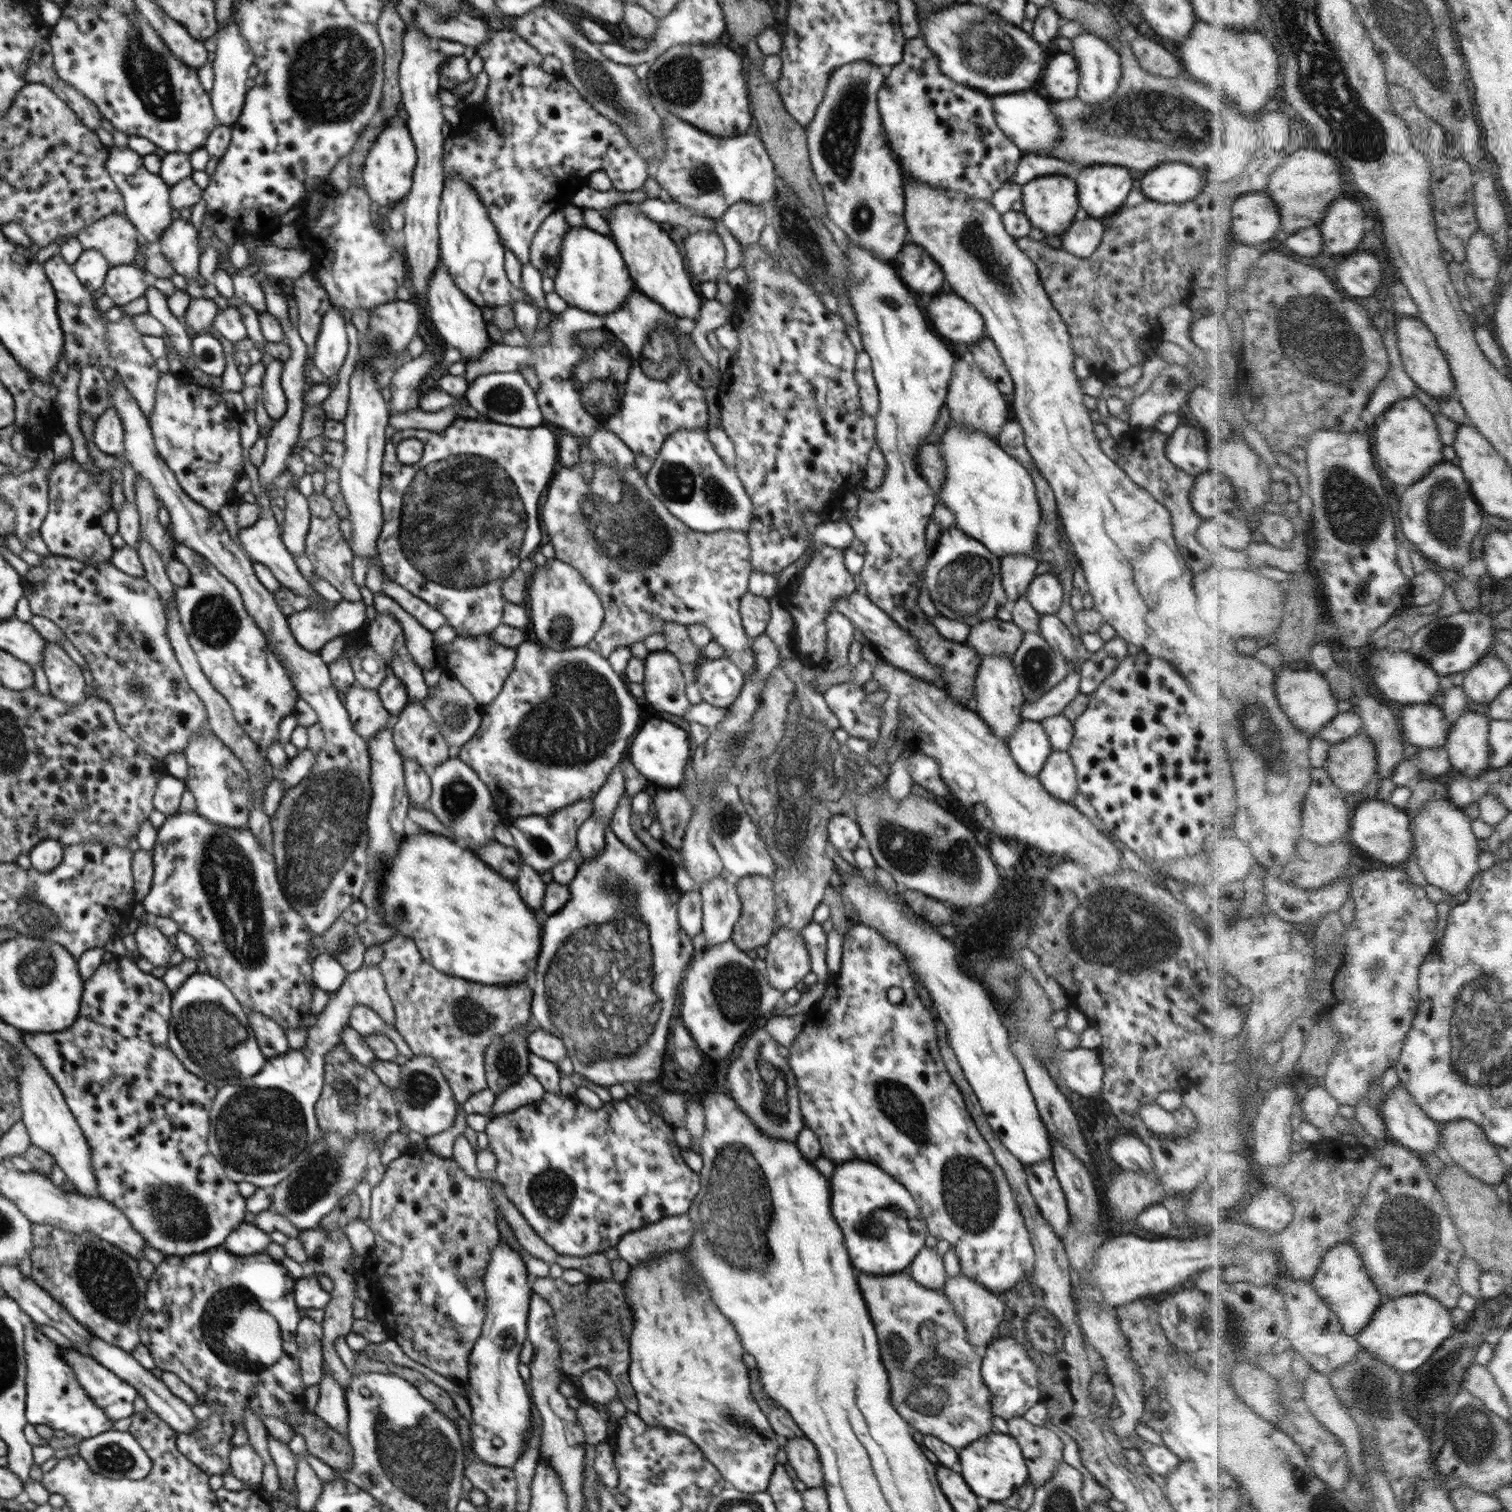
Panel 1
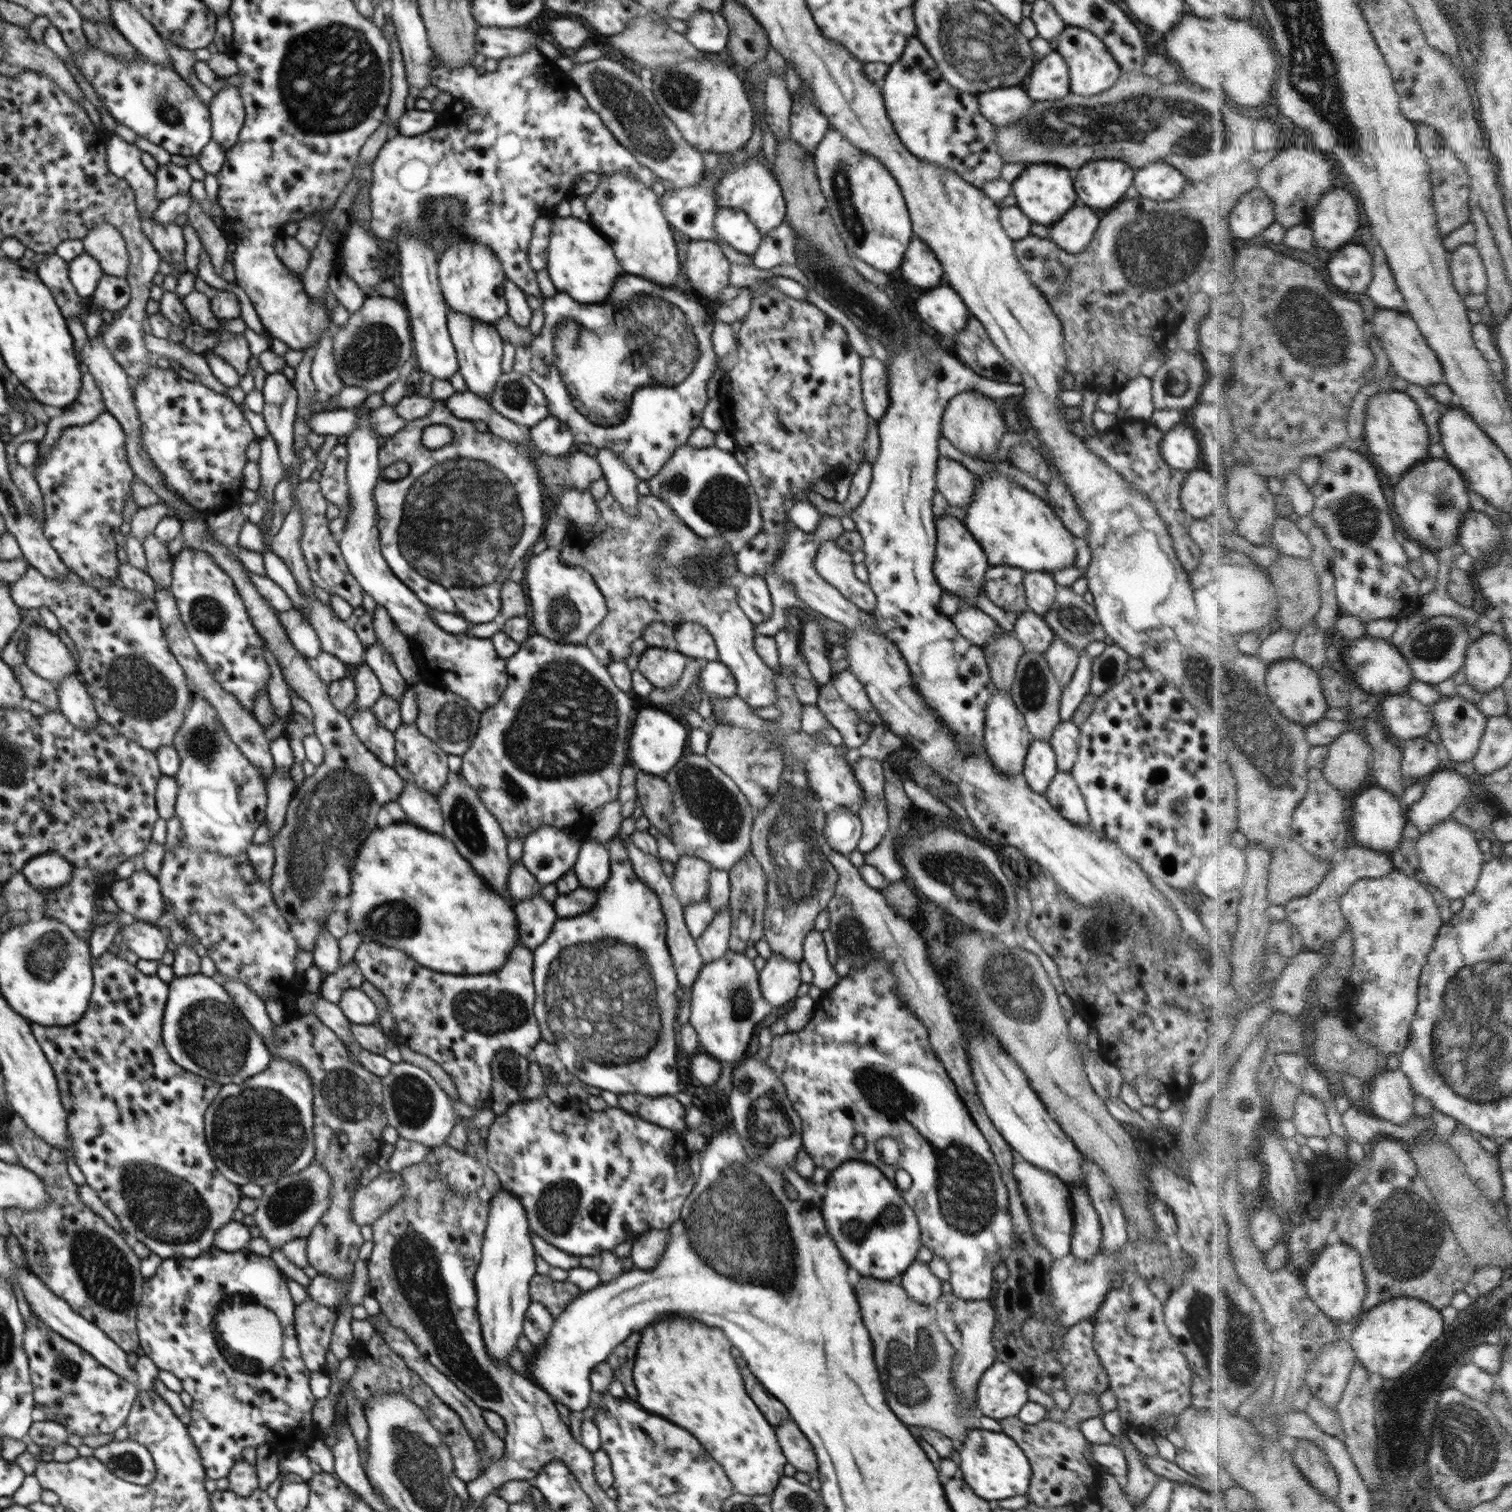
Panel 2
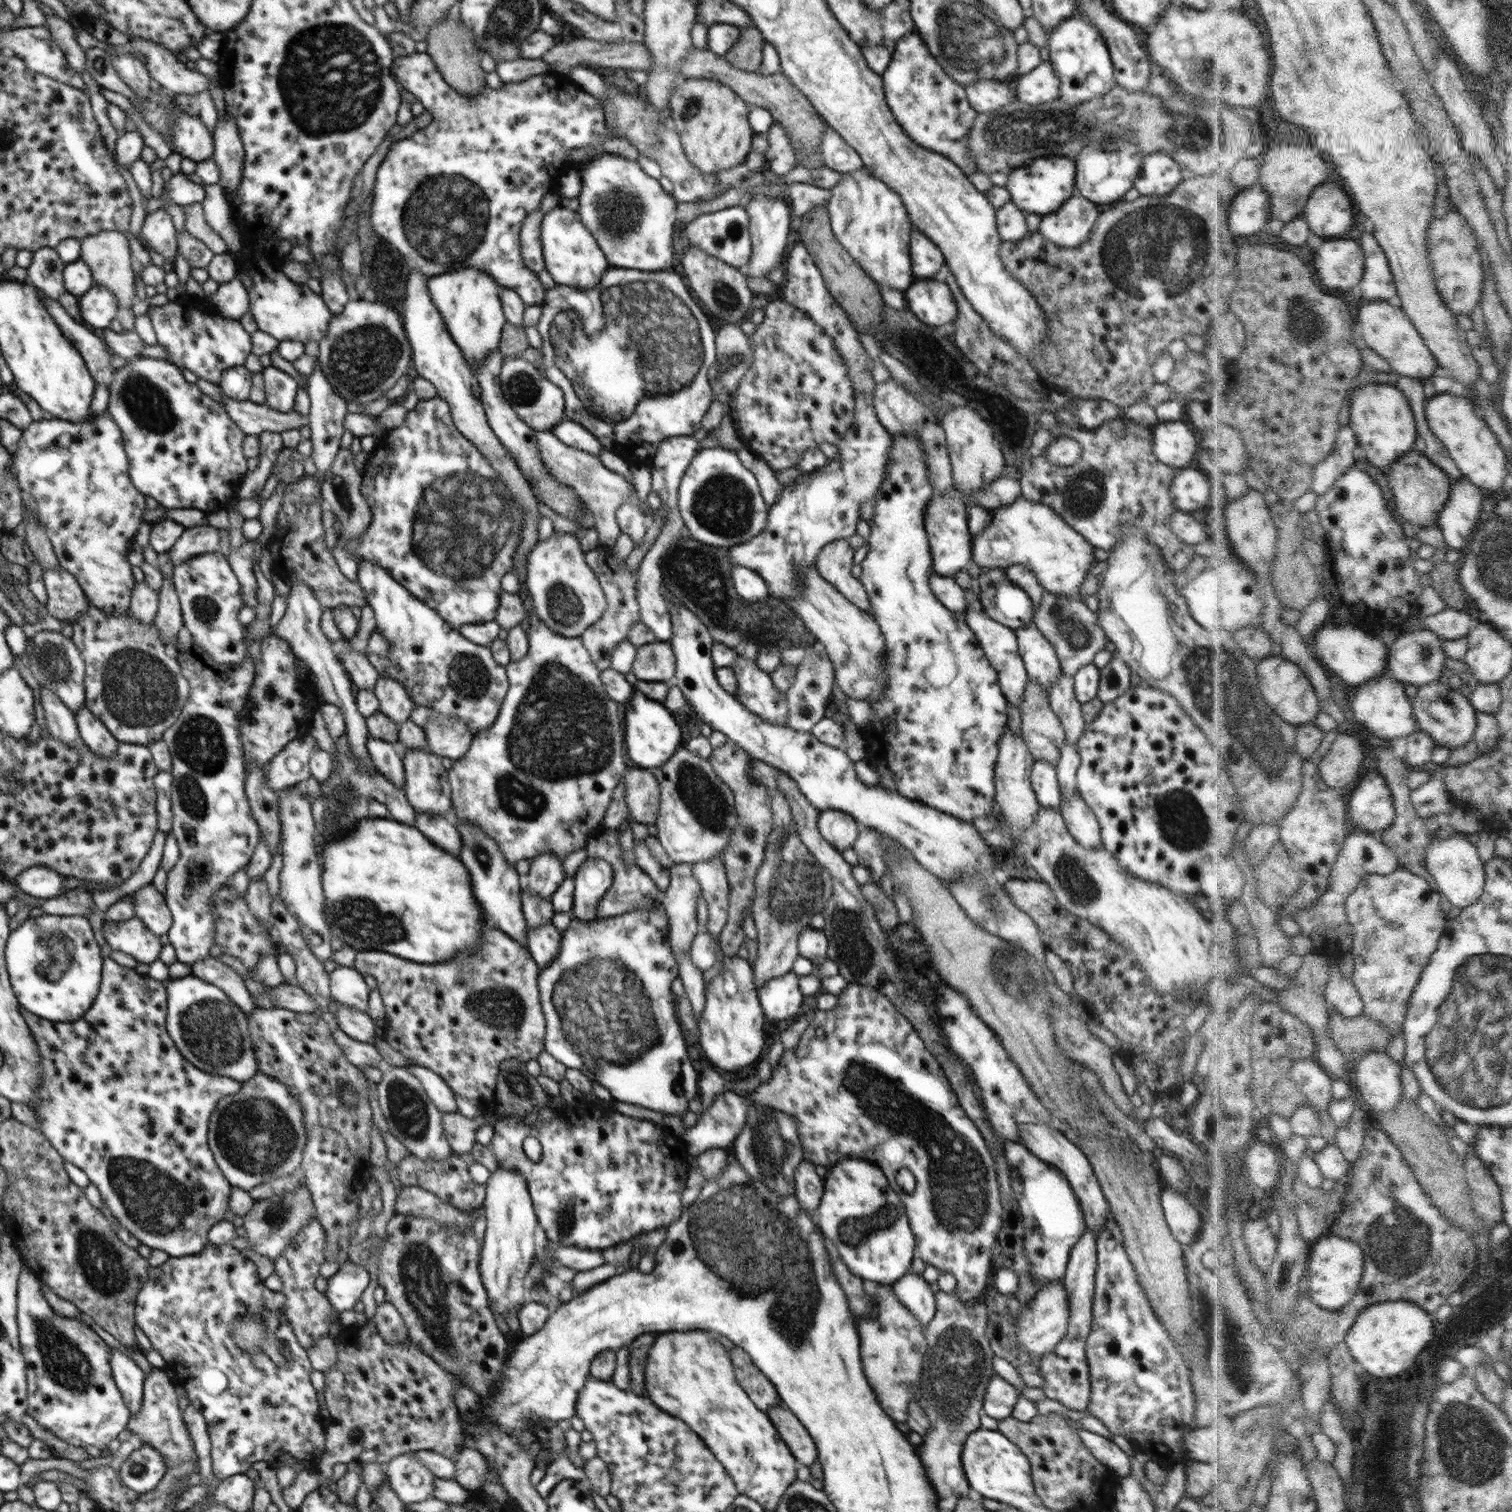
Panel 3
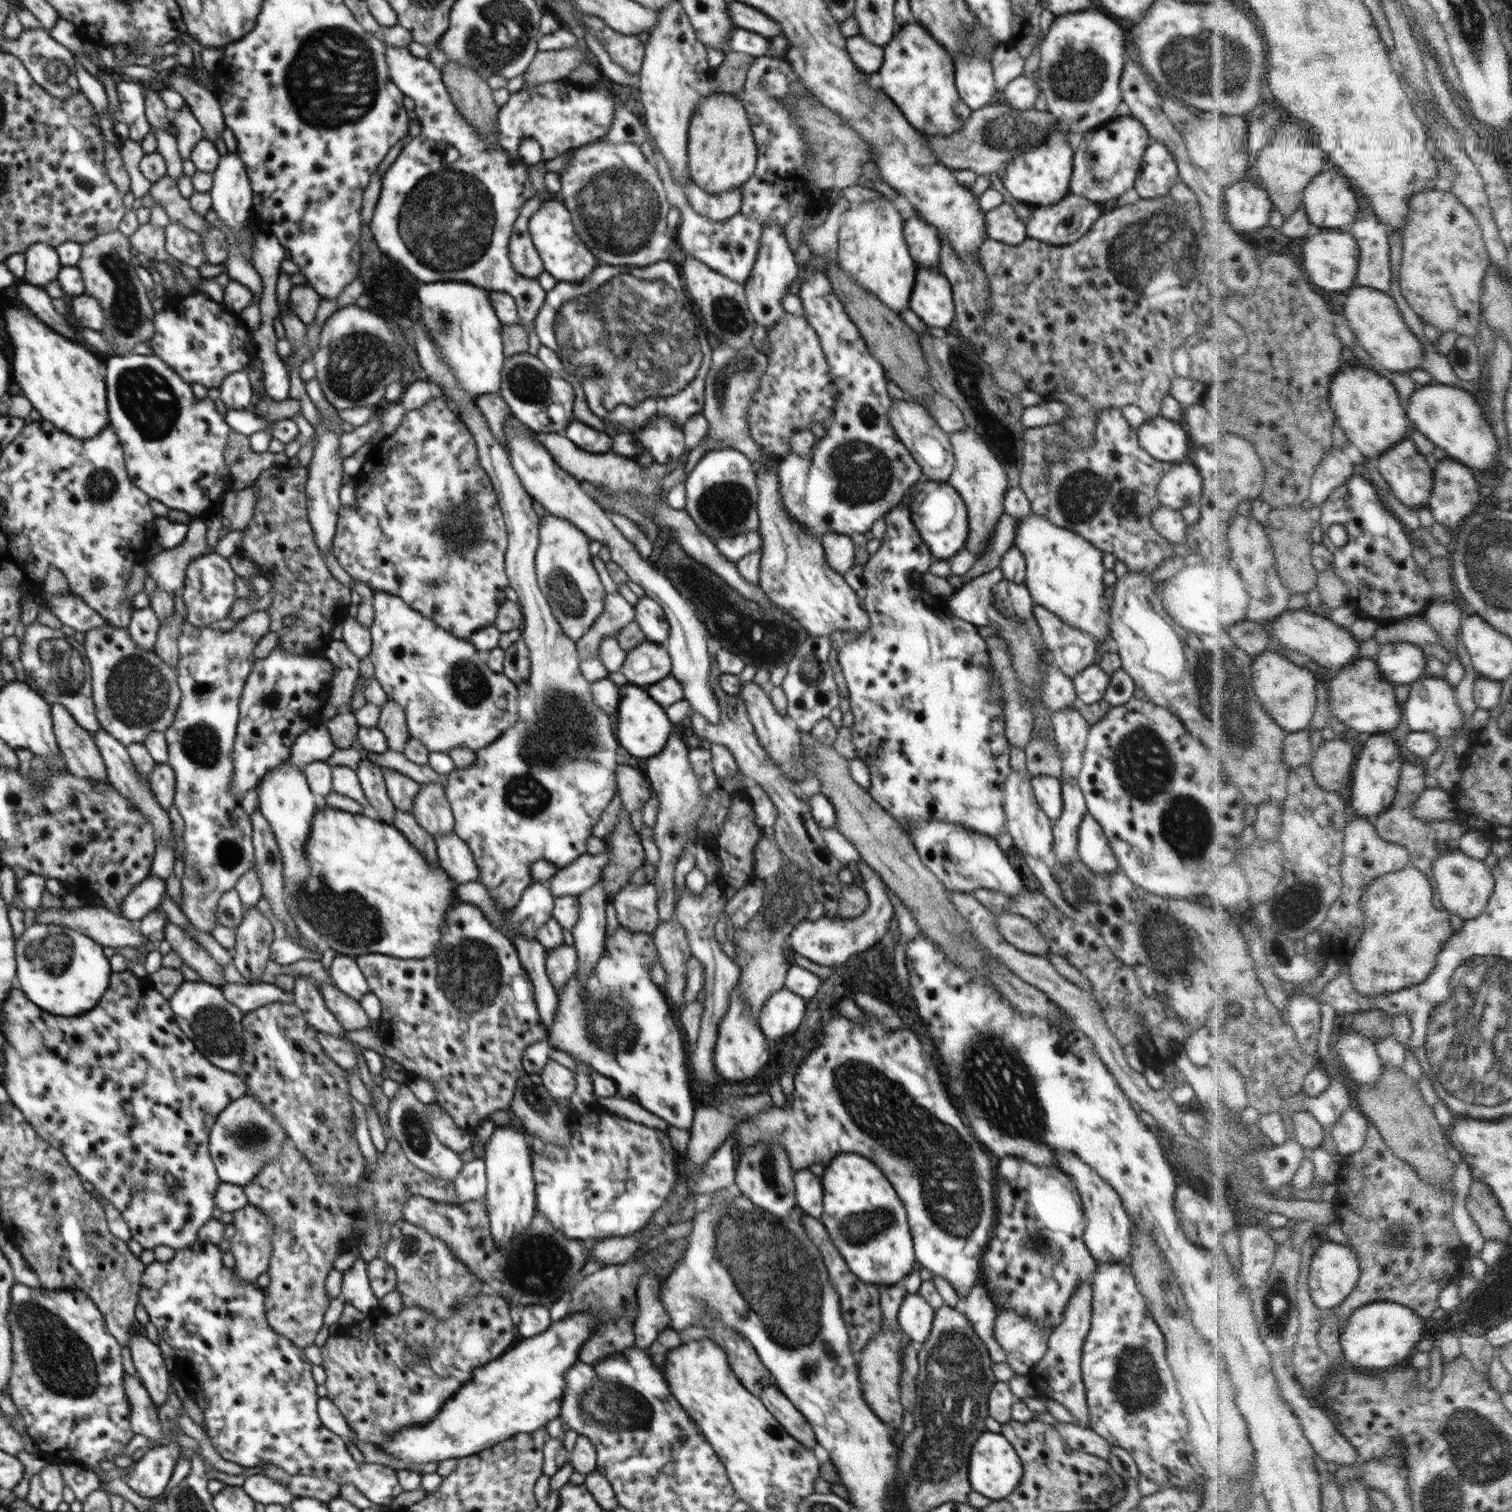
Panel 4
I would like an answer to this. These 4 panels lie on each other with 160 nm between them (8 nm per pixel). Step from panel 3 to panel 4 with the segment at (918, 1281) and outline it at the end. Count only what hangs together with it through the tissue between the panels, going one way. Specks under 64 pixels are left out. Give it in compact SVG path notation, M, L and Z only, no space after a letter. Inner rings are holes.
M907 1292L900 1306L897 1315L899 1327L919 1346L931 1333L936 1311L919 1292L913 1294Z

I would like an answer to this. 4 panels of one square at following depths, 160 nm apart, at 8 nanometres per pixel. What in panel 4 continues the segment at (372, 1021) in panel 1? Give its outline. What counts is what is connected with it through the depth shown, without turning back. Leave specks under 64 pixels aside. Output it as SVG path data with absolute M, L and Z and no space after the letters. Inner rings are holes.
M336 954L329 968L329 975L336 988L359 1002L369 991L367 980L354 957Z

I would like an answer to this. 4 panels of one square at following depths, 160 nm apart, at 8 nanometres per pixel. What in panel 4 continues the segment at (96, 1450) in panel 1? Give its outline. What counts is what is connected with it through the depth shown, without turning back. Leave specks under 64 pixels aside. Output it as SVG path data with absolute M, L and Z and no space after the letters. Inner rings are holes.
M177 1441L145 1449L144 1455L134 1464L126 1483L144 1498L163 1496L172 1476L181 1448Z

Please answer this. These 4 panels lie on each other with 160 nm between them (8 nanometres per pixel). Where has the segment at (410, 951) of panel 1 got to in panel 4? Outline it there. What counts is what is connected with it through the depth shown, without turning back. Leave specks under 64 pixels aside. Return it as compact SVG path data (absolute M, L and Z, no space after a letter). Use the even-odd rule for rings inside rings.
M460 903L454 906L452 910L448 910L447 927L444 927L441 933L439 946L435 948L435 951L431 955L421 959L400 959L376 953L365 953L364 955L354 957L354 959L367 980L369 990L381 1002L381 1020L378 1034L386 1043L384 1046L385 1056L401 1064L403 1073L407 1073L409 1077L419 1076L420 1078L429 1080L435 1088L435 1103L450 1114L452 1120L460 1128L467 1129L469 1126L477 1128L479 1126L478 1122L489 1118L496 1110L511 1108L511 1102L517 1089L517 1082L519 1078L527 1076L522 1062L524 1051L528 1046L547 1039L548 1034L541 1023L541 1016L536 1008L535 986L520 962L515 944L504 932L498 931L488 922L488 919L484 917L484 913L480 911L480 908L469 903Z

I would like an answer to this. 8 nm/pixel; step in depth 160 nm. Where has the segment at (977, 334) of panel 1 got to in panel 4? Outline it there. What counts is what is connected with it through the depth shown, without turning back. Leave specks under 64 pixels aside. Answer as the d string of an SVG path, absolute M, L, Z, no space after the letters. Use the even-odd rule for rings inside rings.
M918 268L909 307L928 328L948 330L956 310L951 285L938 268Z

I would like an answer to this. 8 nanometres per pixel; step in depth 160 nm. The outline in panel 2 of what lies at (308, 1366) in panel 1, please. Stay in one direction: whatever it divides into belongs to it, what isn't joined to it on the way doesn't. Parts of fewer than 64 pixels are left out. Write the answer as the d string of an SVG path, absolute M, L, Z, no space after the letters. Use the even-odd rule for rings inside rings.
M308 1297L302 1304L296 1305L295 1308L295 1333L303 1361L311 1370L311 1373L322 1372L325 1369L326 1353L329 1352L329 1344L337 1322L337 1316L334 1314L333 1308L320 1306Z

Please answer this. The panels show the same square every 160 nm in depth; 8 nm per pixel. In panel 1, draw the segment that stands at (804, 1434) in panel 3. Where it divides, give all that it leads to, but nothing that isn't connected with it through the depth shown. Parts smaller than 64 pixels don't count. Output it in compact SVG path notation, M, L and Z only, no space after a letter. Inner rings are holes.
M804 1437L784 1438L787 1460L807 1488L824 1486L824 1477L819 1452L814 1443Z

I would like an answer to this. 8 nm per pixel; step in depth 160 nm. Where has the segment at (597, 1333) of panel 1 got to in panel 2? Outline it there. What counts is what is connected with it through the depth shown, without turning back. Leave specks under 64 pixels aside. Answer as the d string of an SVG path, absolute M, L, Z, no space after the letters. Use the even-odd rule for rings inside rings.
M536 1274L529 1283L531 1302L542 1304L551 1314L553 1320L560 1318L564 1308L572 1304L572 1300L579 1297L583 1290L568 1281L556 1282L548 1275ZM633 1332L622 1344L619 1344L606 1361L612 1367L613 1378L620 1380L628 1398L637 1401L638 1392L632 1378L635 1367L638 1345L641 1341L641 1333Z

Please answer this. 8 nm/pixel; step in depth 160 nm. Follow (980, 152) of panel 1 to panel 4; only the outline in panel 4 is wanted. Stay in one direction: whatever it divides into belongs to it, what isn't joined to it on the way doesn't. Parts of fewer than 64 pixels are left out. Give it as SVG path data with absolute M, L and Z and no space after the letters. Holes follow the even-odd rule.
M916 22L897 29L891 41L884 47L882 66L877 70L879 88L896 104L906 120L920 134L945 137L959 131L970 118L971 108L960 99L955 85L954 60L943 44L940 44L924 27Z

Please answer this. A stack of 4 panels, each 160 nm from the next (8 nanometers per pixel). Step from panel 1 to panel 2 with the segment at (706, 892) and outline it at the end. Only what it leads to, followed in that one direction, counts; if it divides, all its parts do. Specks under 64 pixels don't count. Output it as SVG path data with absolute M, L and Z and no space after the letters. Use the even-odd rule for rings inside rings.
M726 905L722 911L714 914L712 922L695 940L695 945L703 956L704 963L723 957L729 950L731 917L730 906Z

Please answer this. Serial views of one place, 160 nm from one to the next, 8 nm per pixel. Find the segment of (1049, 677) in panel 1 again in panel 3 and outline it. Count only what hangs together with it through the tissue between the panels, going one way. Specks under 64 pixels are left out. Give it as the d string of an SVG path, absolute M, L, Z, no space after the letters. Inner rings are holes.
M1027 677L1027 685L1024 691L1024 700L1021 706L1018 706L1021 712L1021 734L1028 750L1032 753L1035 761L1048 761L1052 765L1058 763L1060 759L1061 748L1065 743L1065 732L1049 703L1047 690L1040 686L1033 678Z

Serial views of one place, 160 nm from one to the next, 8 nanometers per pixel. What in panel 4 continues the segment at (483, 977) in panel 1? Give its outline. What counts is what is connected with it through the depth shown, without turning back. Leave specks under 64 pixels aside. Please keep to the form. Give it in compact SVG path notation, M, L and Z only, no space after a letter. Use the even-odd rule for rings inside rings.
M321 805L313 816L304 854L309 875L297 894L298 909L303 919L340 955L357 957L376 953L400 959L427 957L439 946L441 932L447 927L448 910L460 904L455 895L457 883L441 865L428 864L399 829L380 819Z

